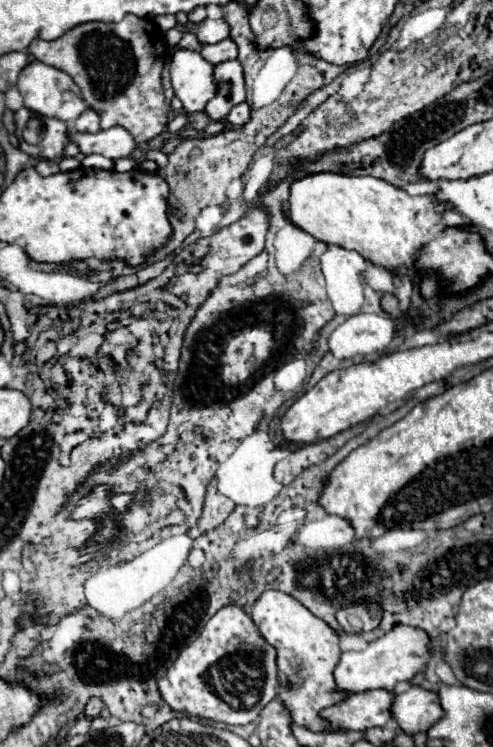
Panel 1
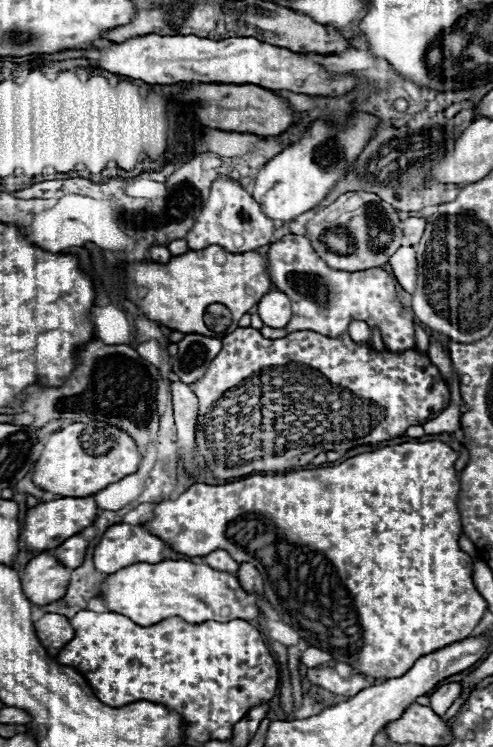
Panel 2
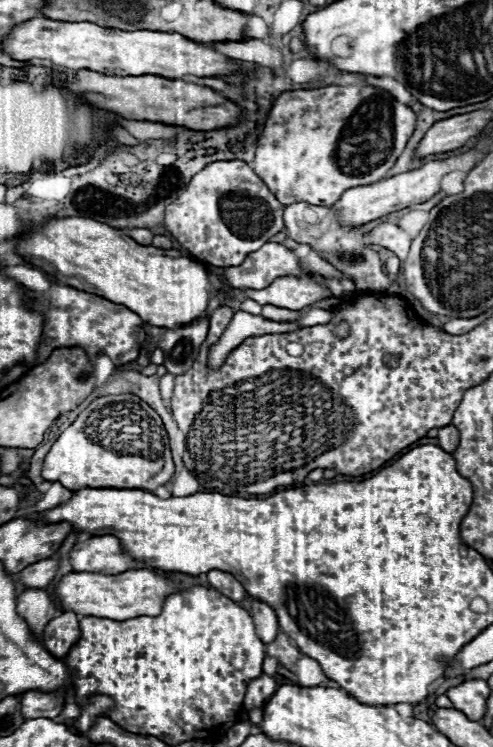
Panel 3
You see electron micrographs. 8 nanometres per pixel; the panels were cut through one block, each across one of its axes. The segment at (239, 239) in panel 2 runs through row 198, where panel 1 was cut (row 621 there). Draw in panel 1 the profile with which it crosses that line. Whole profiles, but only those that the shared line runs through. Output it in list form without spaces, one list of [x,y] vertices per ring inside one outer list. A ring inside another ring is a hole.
[[[228,604],[220,608],[204,626],[200,636],[172,662],[166,674],[158,682],[160,696],[174,712],[184,712],[194,718],[224,722],[224,724],[248,724],[256,722],[260,710],[274,700],[278,688],[278,668],[276,668],[276,648],[264,642],[262,634],[256,630],[252,618],[244,612],[244,608],[236,604]]]

